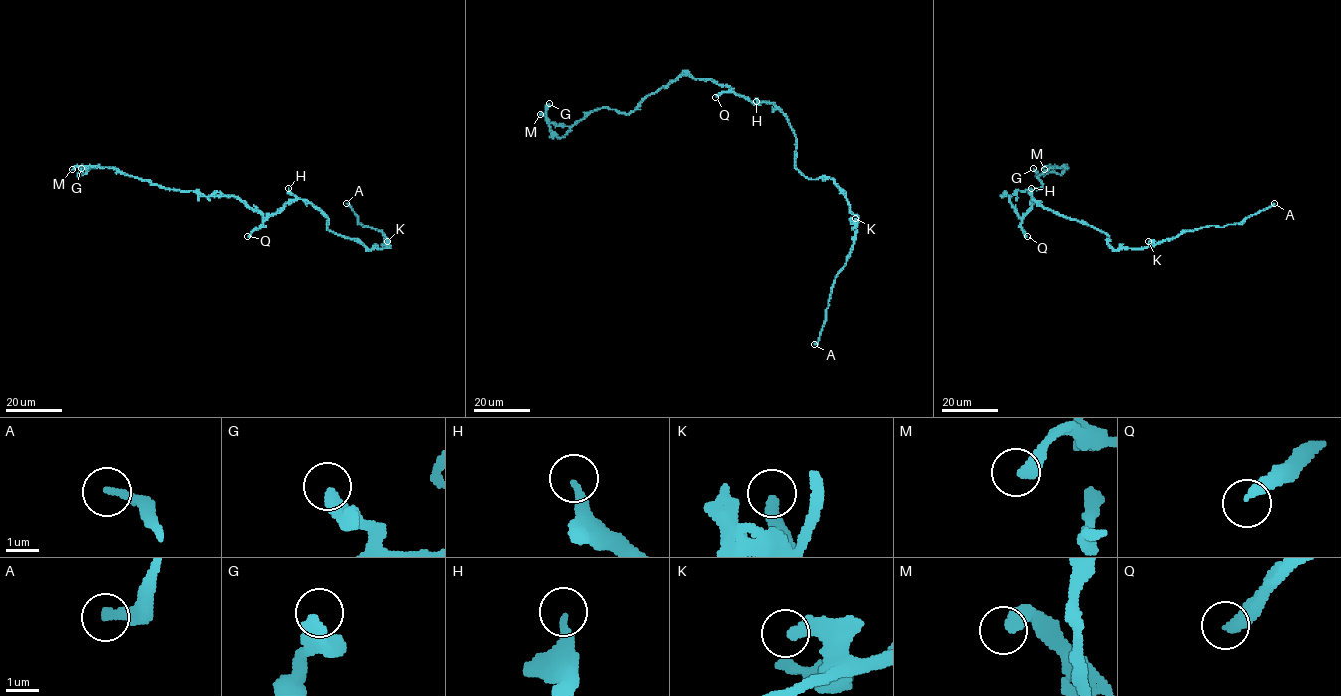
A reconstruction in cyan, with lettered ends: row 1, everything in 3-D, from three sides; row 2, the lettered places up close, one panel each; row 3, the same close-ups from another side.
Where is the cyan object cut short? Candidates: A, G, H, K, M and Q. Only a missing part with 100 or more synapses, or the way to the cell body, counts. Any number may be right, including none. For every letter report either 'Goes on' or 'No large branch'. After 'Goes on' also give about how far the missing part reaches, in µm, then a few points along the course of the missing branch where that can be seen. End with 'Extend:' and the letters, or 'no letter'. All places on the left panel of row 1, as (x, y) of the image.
A: Goes on. Missing length about 160 µm. Course of what is missing: (346, 203), (315, 206), (318, 222), (336, 194), (286, 187), (290, 202), (306, 178), (304, 194), (320, 185)
G: No large branch
H: No large branch
K: No large branch
M: No large branch
Q: Goes on. Missing length about 70 µm. Course of what is missing: (247, 236), (223, 242), (187, 226), (177, 225), (155, 229), (138, 248), (118, 250), (111, 256), (105, 249)
Extend: A, Q

